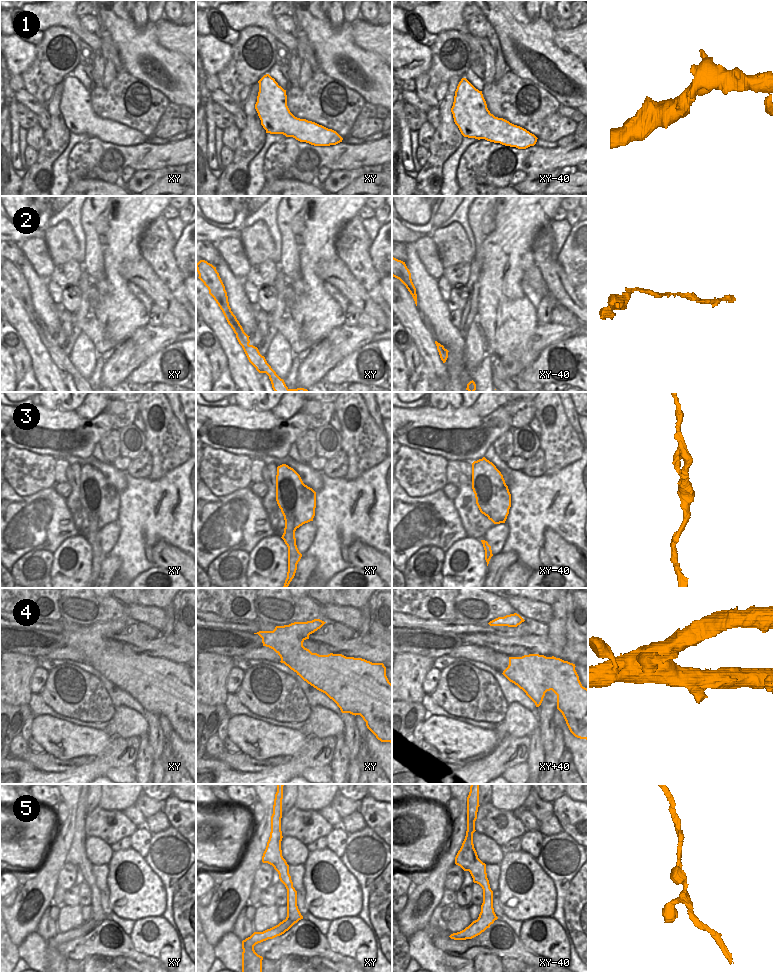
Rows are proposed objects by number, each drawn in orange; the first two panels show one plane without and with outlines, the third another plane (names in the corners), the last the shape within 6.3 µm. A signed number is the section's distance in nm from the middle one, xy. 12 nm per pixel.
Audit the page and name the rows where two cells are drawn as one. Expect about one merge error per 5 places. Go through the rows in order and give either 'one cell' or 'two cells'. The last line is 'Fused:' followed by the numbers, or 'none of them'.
1: one cell
2: one cell
3: one cell
4: one cell
5: one cell
Fused: none of them

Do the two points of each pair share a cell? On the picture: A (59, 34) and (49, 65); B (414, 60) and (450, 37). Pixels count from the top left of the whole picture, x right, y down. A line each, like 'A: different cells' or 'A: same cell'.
A: same cell
B: different cells

